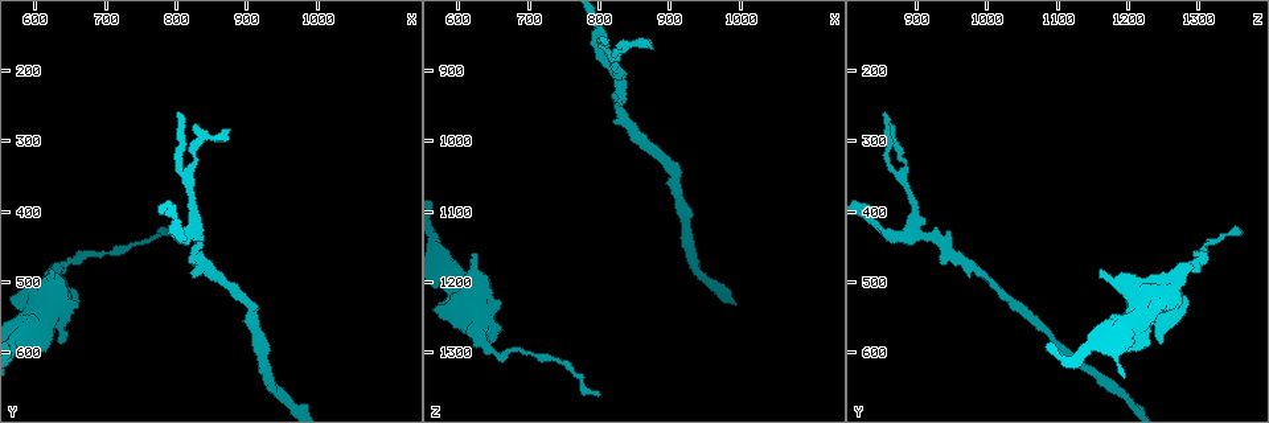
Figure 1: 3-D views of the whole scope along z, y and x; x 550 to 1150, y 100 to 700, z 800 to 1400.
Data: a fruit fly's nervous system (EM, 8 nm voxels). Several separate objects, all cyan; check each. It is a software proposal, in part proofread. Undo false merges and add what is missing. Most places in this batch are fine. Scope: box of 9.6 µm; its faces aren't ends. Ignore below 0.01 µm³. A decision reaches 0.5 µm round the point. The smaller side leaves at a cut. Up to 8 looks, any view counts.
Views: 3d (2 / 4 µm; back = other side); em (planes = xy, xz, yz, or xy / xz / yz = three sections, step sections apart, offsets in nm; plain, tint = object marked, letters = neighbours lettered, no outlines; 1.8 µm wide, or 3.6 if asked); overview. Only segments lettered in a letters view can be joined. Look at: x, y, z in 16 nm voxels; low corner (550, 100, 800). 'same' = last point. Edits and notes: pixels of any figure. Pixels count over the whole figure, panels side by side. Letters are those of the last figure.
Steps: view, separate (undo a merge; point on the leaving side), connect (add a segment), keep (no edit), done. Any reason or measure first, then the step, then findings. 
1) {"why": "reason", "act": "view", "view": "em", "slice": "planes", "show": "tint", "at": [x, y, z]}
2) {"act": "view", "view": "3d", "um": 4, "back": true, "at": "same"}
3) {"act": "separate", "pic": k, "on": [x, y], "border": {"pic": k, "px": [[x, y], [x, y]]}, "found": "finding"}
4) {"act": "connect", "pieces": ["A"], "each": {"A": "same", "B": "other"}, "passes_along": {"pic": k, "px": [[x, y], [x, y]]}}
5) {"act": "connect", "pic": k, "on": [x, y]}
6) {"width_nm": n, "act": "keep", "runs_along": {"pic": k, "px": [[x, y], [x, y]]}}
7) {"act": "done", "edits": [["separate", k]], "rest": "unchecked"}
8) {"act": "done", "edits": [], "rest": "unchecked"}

{"why": "long arm stops here", "act": "view", "view": "em", "slice": "planes", "show": "letters", "at": [800, 430, 1360]}

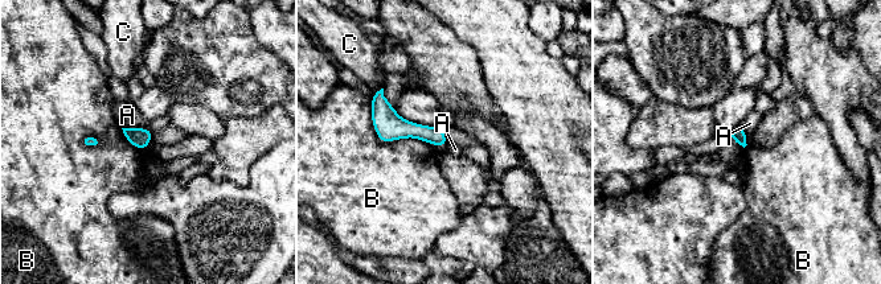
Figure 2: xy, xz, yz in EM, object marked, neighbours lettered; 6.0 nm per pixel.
{"act": "keep", "each": {"A": "other", "B": "other", "C": "other"}, "border": {"pic": 2, "px": [[122, 127], [150, 128]]}, "found": "none of them fits"}

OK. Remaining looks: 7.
{"why": "side arm on a straight run", "act": "view", "view": "em", "slice": "planes", "show": "letters", "at": [820, 360, 885]}

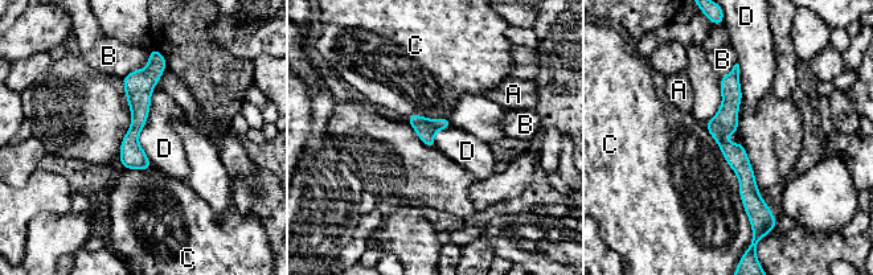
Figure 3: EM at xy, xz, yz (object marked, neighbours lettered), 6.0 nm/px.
{"width_nm": 120, "act": "keep", "each": {"A": "other", "B": "other", "C": "other", "D": "other"}, "runs_along": {"pic": 3, "px": [[736, 69], [722, 143], [751, 214]]}, "found": "one neuron here"}

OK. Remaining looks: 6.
{"why": "an open end", "act": "view", "view": "em", "slice": "xz", "step": 8, "show": "letters", "at": [630, 585, 1245]}

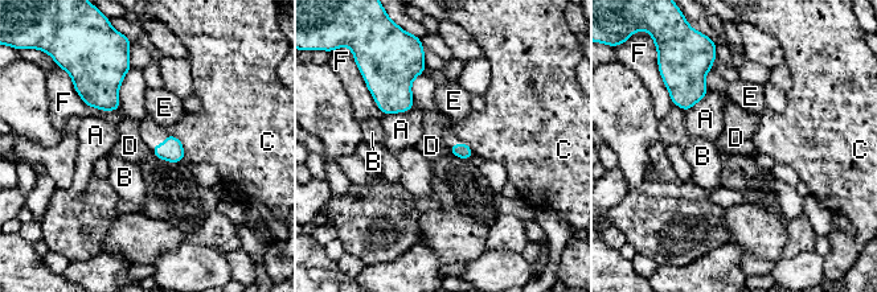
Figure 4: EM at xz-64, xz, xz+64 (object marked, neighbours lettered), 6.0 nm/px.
{"act": "keep", "each": {"A": "other", "B": "other", "C": "other", "D": "other", "E": "other", "F": "other"}, "found": "none of them fits"}

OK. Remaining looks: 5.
{"act": "done", "edits": [], "rest": "unchecked"}

